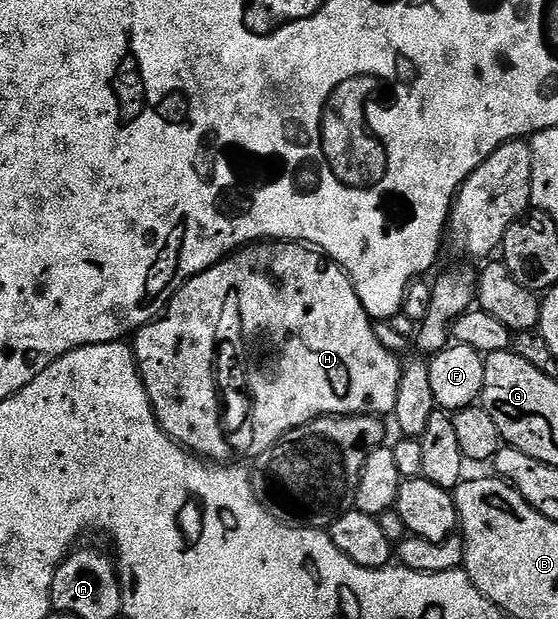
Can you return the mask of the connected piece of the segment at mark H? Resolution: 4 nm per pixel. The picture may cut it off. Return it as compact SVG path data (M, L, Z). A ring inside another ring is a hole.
M267 240L265 243L251 243L227 256L210 269L206 269L200 275L190 278L182 284L178 294L170 300L169 305L162 310L160 316L153 323L145 325L142 329L137 330L132 337L132 348L134 350L134 358L138 364L138 370L142 376L144 387L148 391L148 399L154 408L154 414L158 420L158 425L164 430L172 440L178 442L183 449L189 449L191 453L205 459L210 463L230 463L233 457L247 457L253 459L259 457L264 451L268 451L281 437L288 435L288 431L292 431L296 427L300 427L304 423L314 421L317 417L364 417L367 415L386 415L393 414L396 407L396 395L400 391L400 379L402 378L403 362L398 361L399 354L397 352L386 349L381 346L376 339L376 331L374 330L375 322L364 311L364 307L360 303L360 299L356 295L356 291L352 287L350 277L329 257L323 255L319 250L313 247L307 247L302 243L291 243L288 241Z

